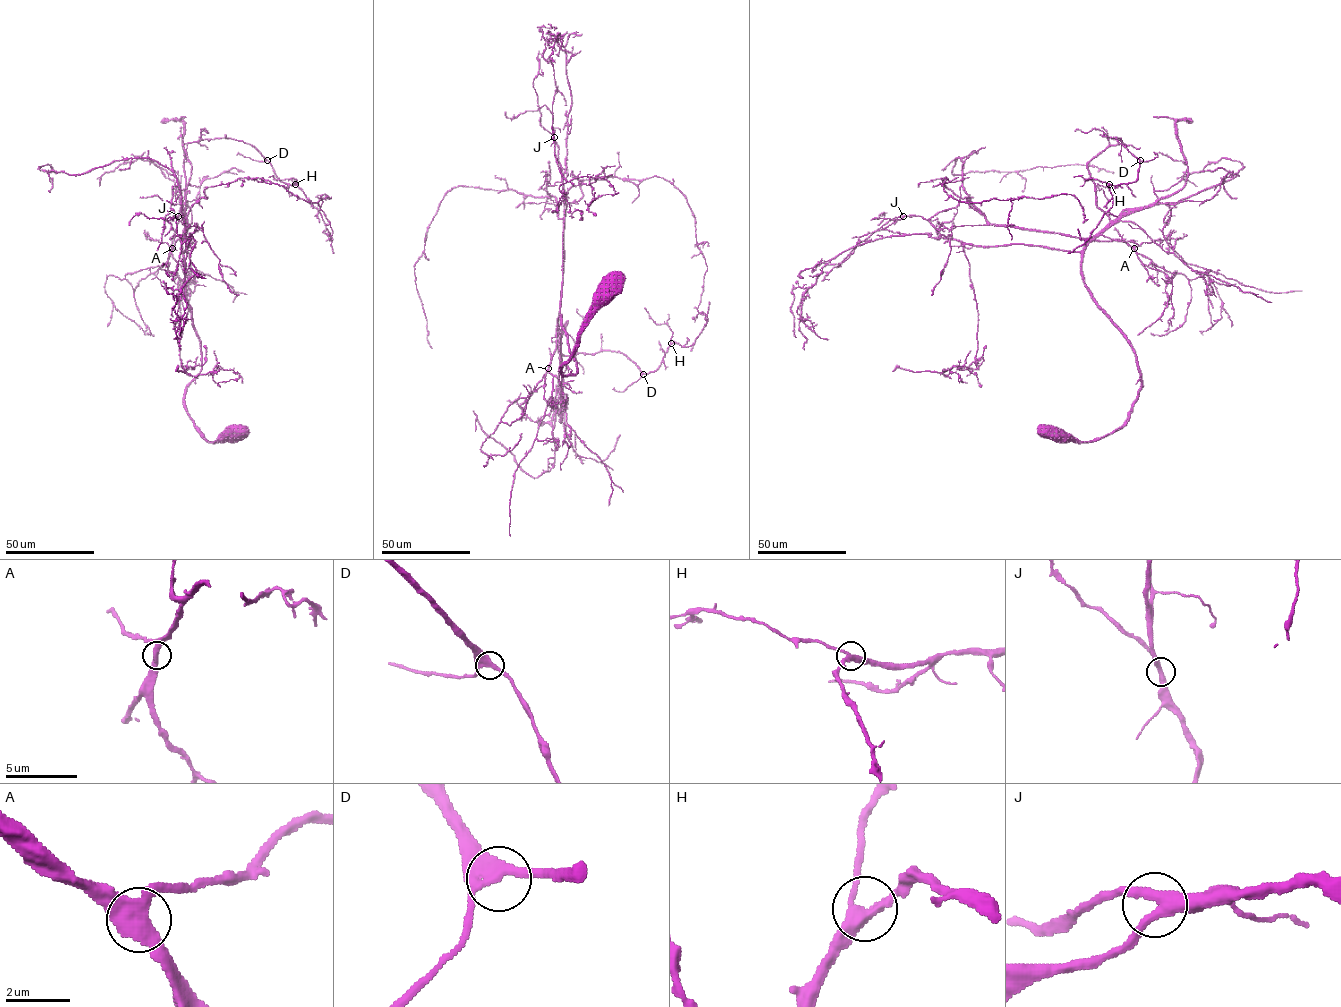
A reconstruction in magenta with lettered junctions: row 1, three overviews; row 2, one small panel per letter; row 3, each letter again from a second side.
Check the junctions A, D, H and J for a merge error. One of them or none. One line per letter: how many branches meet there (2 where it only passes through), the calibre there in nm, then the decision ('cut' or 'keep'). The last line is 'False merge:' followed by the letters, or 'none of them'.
A: 3 branches meet; 320 nm thick; keep
D: 3 branches meet; 320 nm thick; keep
H: 3 branches meet; 320 nm thick; keep
J: 3 branches meet; 320 nm thick; keep
False merge: none of them

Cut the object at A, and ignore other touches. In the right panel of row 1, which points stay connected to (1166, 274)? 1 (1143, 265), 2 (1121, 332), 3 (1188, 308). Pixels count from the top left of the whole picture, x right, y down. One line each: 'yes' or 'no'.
1: yes
2: no
3: yes

